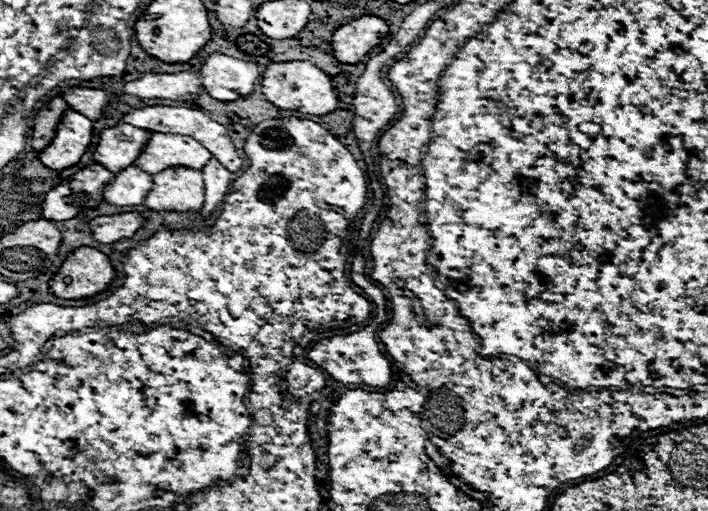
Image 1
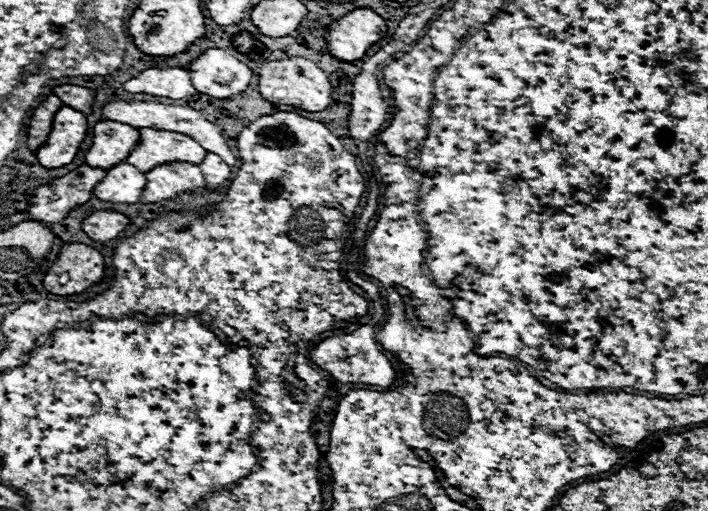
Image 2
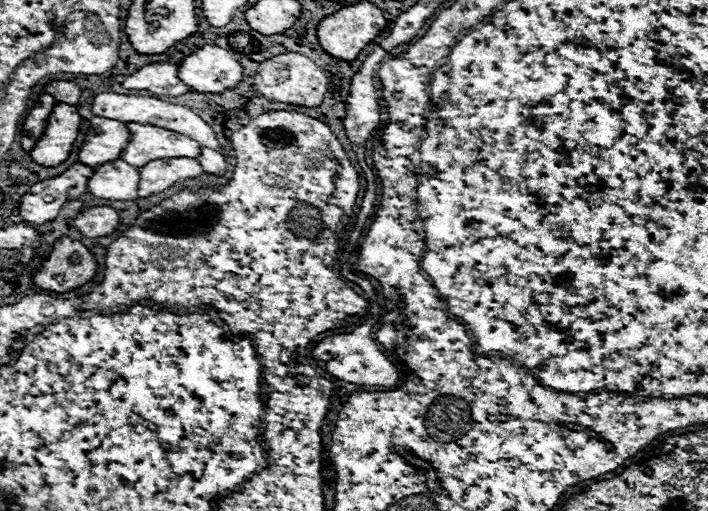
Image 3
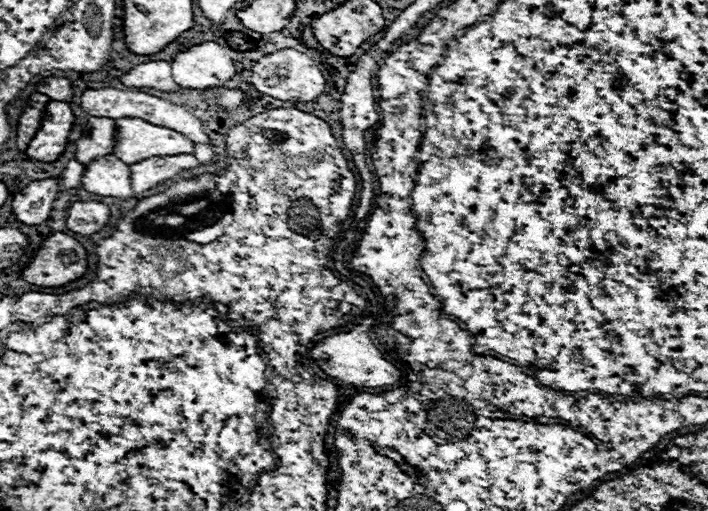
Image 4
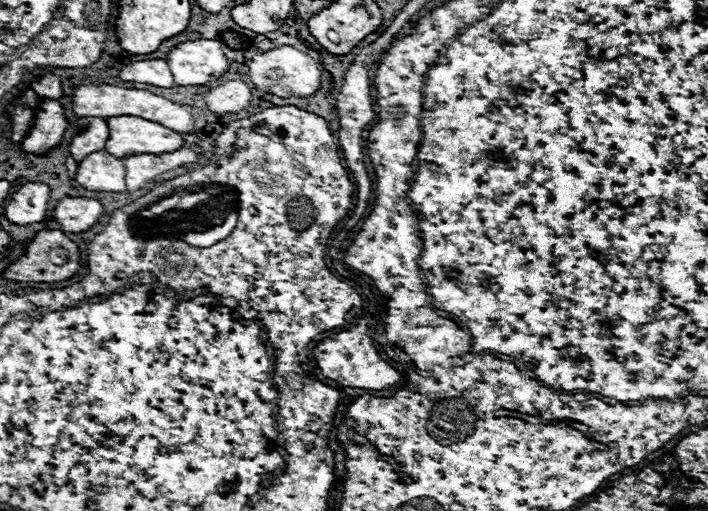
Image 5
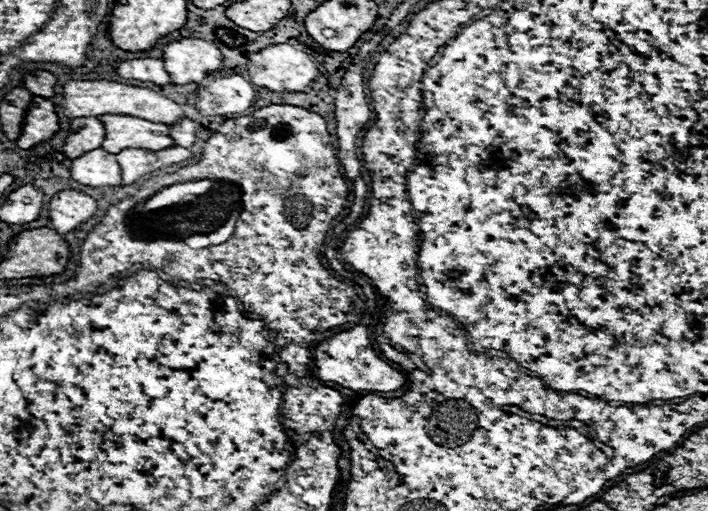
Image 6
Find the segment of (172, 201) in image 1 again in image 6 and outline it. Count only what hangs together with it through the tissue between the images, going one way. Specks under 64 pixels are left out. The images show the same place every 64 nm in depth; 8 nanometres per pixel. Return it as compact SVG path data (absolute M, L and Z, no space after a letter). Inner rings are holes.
M172 146L172 150L160 150L160 152L144 152L144 150L122 150L116 158L122 168L124 184L134 184L136 180L152 174L154 170L160 170L170 164L178 164L184 160L190 160L194 154L182 146Z

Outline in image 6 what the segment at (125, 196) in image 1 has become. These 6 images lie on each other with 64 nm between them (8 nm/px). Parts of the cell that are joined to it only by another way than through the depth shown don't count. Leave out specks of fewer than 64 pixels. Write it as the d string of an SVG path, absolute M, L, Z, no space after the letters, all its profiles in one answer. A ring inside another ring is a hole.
M92 150L76 160L72 160L70 174L76 182L92 188L122 186L122 168L116 156L106 150Z

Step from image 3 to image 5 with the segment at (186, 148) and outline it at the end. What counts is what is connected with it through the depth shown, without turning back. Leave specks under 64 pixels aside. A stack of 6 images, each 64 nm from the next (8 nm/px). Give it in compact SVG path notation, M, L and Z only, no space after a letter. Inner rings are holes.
M114 116L114 118L108 118L108 124L110 124L110 136L108 136L106 152L120 160L136 154L160 154L160 152L174 152L184 148L184 138L178 132L138 116Z

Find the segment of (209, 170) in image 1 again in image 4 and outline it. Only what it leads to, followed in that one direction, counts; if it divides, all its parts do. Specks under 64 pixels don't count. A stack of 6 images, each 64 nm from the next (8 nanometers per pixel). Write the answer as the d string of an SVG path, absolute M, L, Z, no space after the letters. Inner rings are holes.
M196 144L196 152L194 152L194 156L200 160L200 164L210 164L210 162L216 160L214 150L212 150L210 146L206 146L206 144Z

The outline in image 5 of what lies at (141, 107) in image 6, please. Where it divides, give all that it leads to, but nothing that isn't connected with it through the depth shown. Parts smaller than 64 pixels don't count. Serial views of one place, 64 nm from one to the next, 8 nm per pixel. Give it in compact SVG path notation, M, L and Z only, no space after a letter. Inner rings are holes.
M94 84L76 86L74 88L72 106L74 106L74 114L78 114L78 116L98 116L98 118L140 116L144 120L168 126L170 130L176 130L180 134L194 134L196 132L196 124L194 124L192 116L180 104L174 104L172 100L156 96L156 94L148 92L148 90L120 88L120 86L110 86L110 84L102 84L102 86L94 86Z

